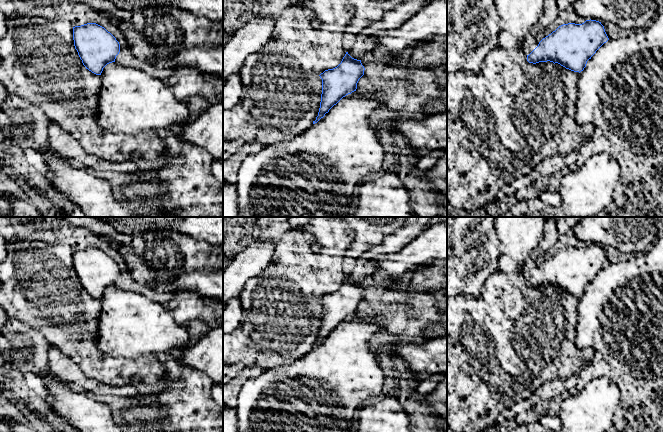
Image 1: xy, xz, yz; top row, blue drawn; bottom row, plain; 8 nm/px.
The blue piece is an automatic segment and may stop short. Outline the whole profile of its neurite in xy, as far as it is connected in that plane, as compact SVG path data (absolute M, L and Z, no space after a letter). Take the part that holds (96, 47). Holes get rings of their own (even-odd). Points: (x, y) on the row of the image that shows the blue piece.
M96 23L73 27L73 40L83 65L96 75L101 75L107 64L115 62L120 52L116 38Z

